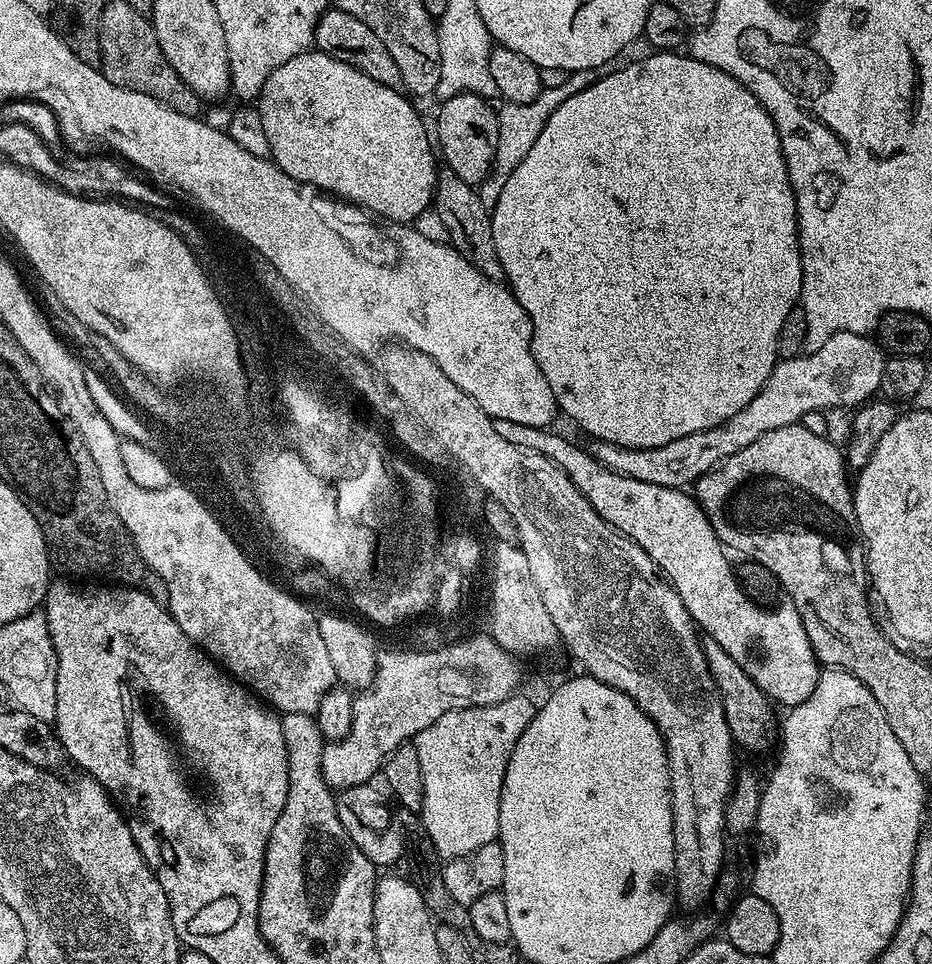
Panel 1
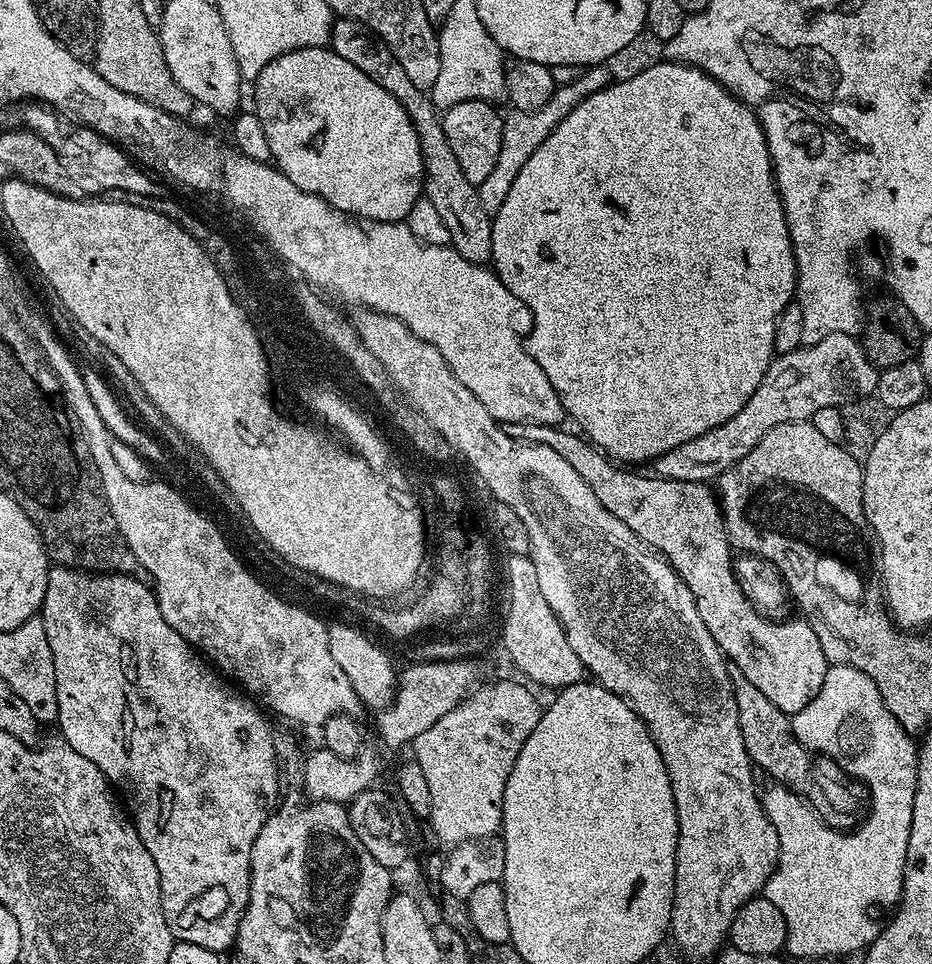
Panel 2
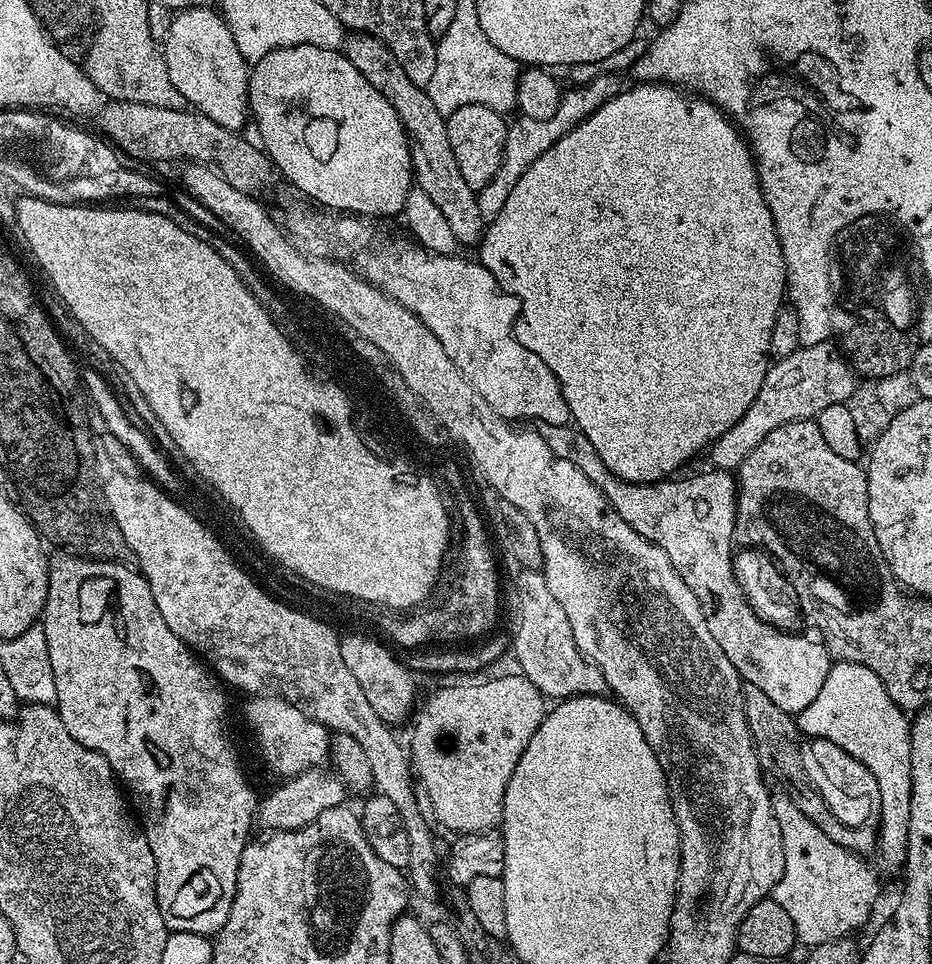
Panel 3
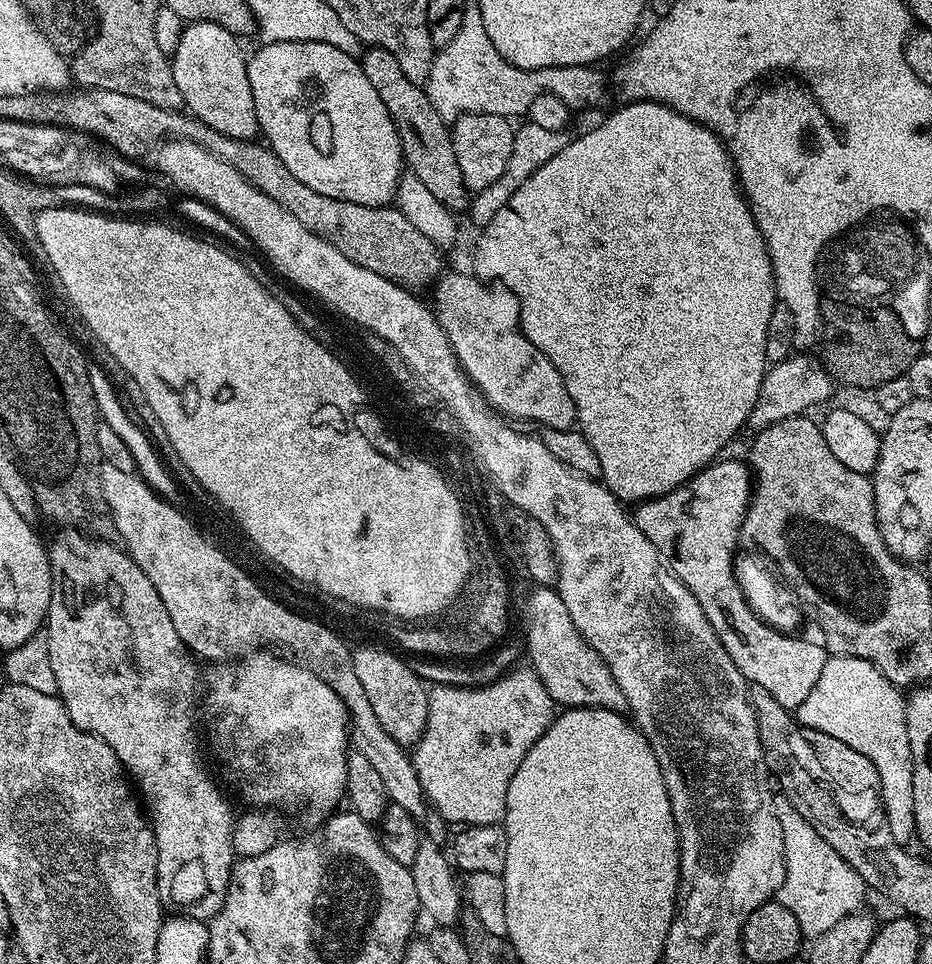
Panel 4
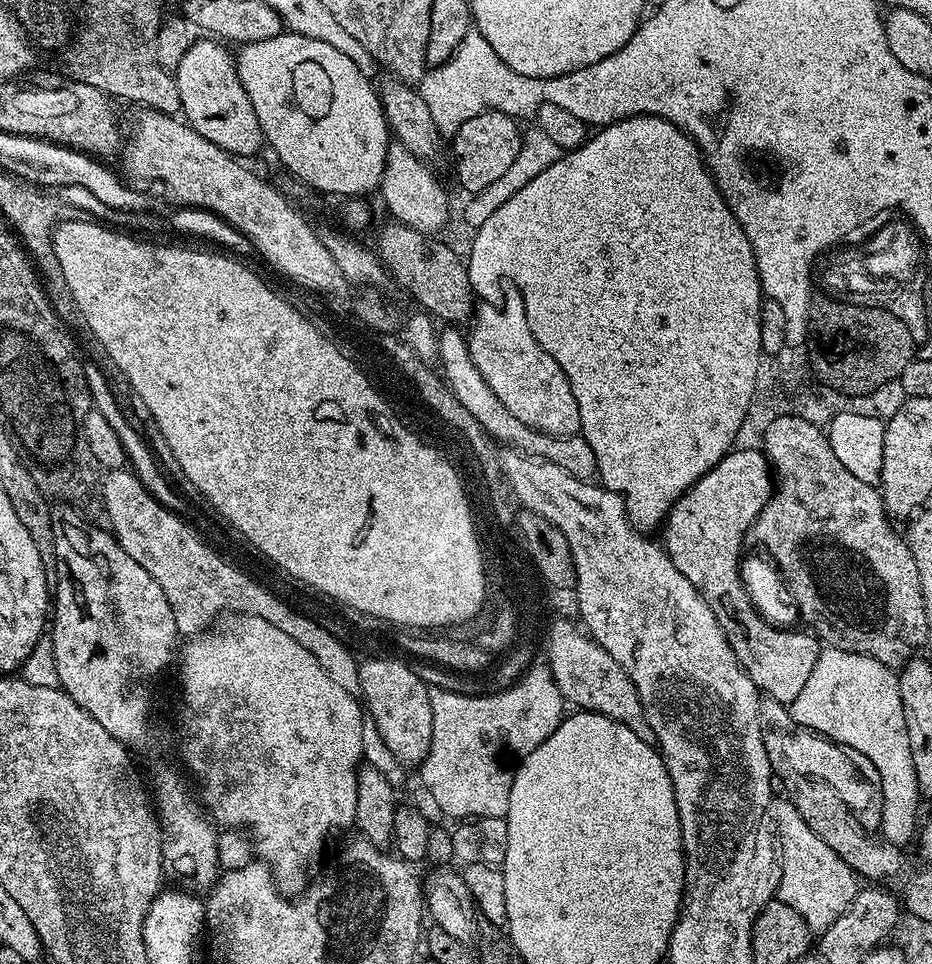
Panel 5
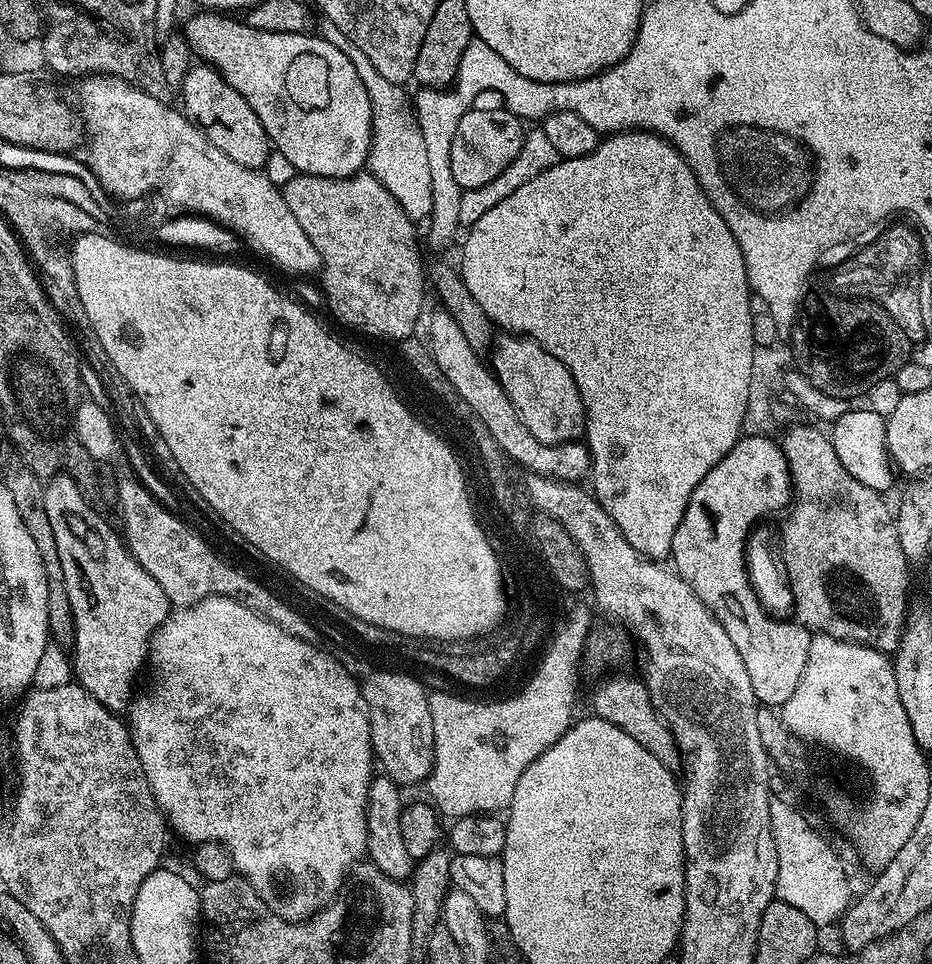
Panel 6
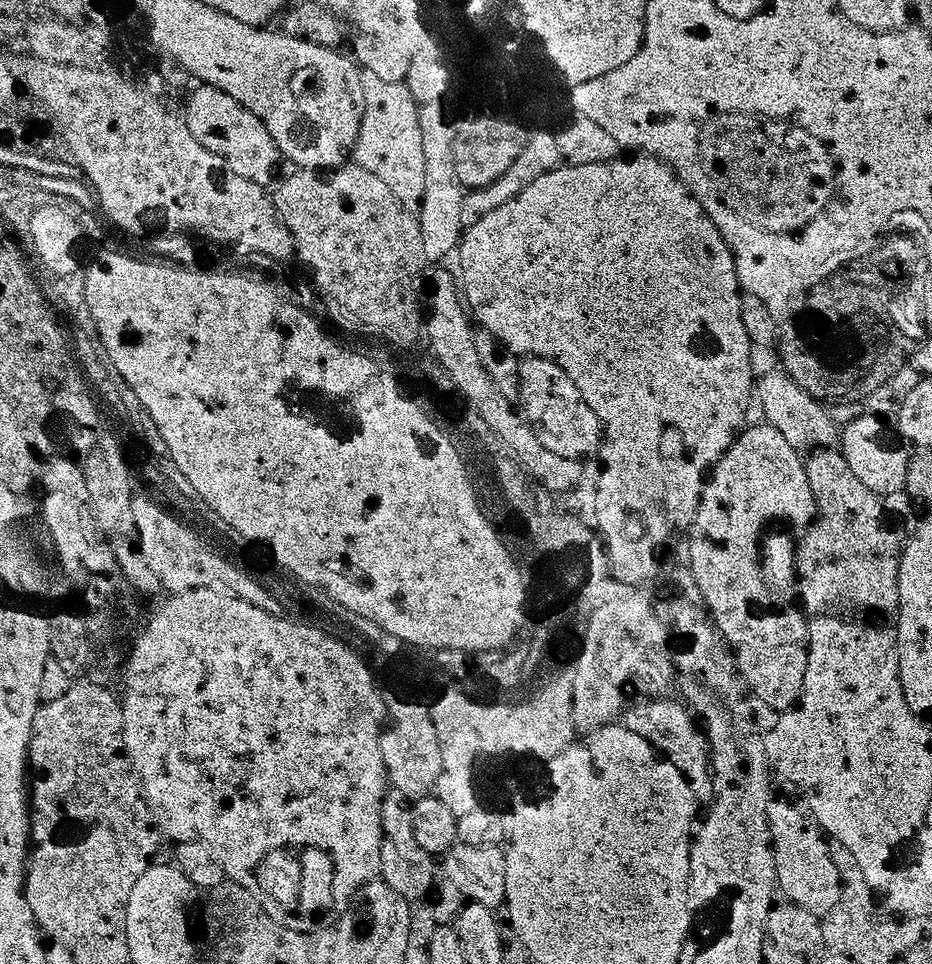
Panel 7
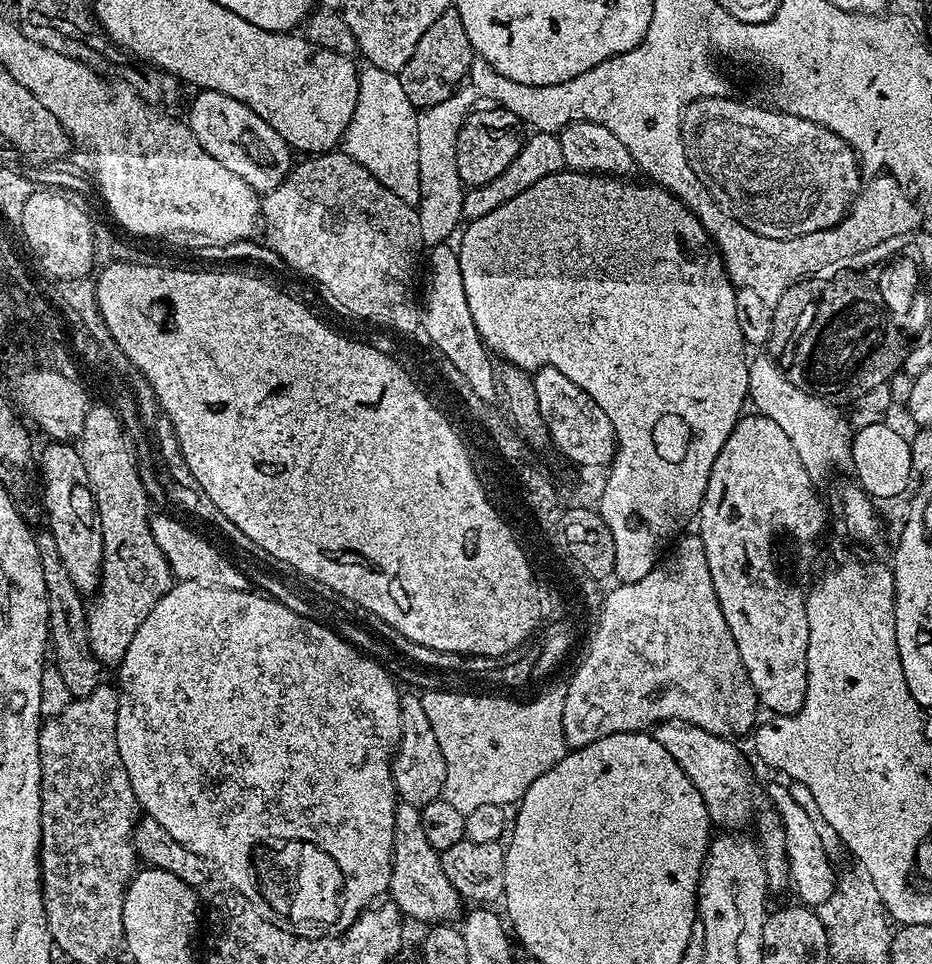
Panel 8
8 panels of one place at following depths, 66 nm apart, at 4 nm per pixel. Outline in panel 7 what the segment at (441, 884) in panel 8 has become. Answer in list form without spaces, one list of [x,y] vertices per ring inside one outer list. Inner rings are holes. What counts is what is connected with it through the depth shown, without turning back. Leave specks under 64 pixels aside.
[[[393,790],[385,791],[382,802],[382,846],[380,847],[380,874],[394,894],[402,894],[402,898],[409,902],[420,902],[432,888],[432,864],[434,858],[414,839],[414,829],[411,827],[410,814],[412,805],[402,794]]]

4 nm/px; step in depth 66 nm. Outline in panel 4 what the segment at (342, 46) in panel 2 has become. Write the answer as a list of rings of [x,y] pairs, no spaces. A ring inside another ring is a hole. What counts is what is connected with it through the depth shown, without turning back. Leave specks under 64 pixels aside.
[[[365,47],[362,52],[362,63],[366,79],[378,90],[378,98],[386,102],[386,110],[390,110],[394,126],[398,130],[400,144],[404,147],[404,163],[407,171],[438,198],[445,206],[452,209],[453,213],[467,209],[470,204],[470,193],[466,182],[462,182],[462,169],[458,167],[458,158],[454,158],[452,133],[449,121],[443,120],[430,106],[427,91],[421,85],[410,82],[402,71],[398,58],[390,54],[390,50]]]

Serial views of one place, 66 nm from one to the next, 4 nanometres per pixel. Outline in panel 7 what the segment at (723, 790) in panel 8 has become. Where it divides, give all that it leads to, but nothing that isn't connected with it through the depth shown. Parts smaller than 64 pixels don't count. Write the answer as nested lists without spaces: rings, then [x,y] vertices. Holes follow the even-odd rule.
[[[640,698],[637,704],[625,707],[622,712],[622,723],[626,730],[634,730],[638,738],[646,738],[650,746],[656,749],[664,759],[669,760],[692,784],[697,797],[708,798],[713,795],[710,775],[710,753],[708,737],[704,735],[701,725],[690,715],[689,709],[679,699]]]

